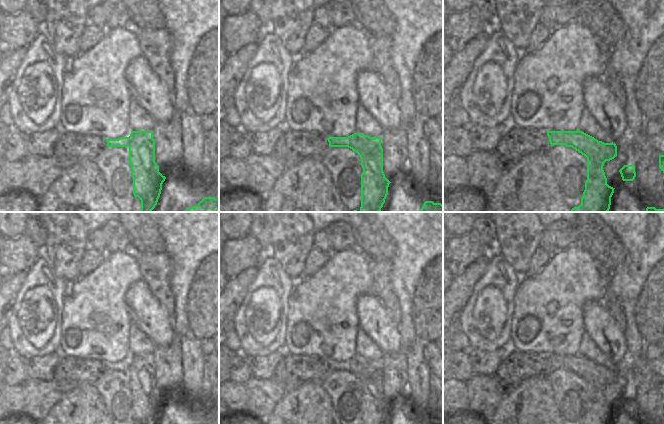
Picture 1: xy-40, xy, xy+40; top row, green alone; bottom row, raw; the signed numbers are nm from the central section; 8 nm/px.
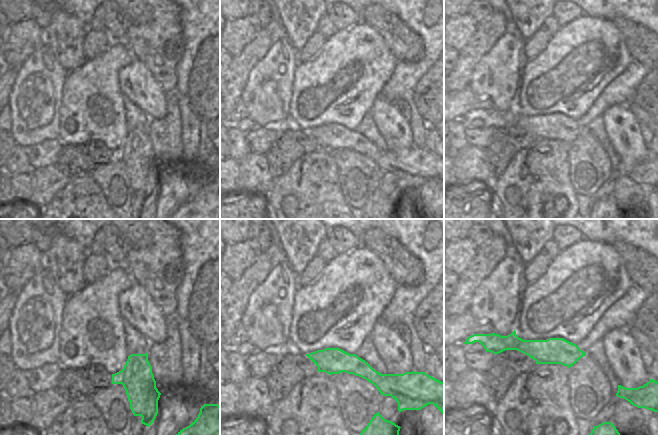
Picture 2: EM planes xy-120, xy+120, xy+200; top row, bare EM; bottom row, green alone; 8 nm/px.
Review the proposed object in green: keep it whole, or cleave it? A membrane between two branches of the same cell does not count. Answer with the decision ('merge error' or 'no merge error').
merge error

